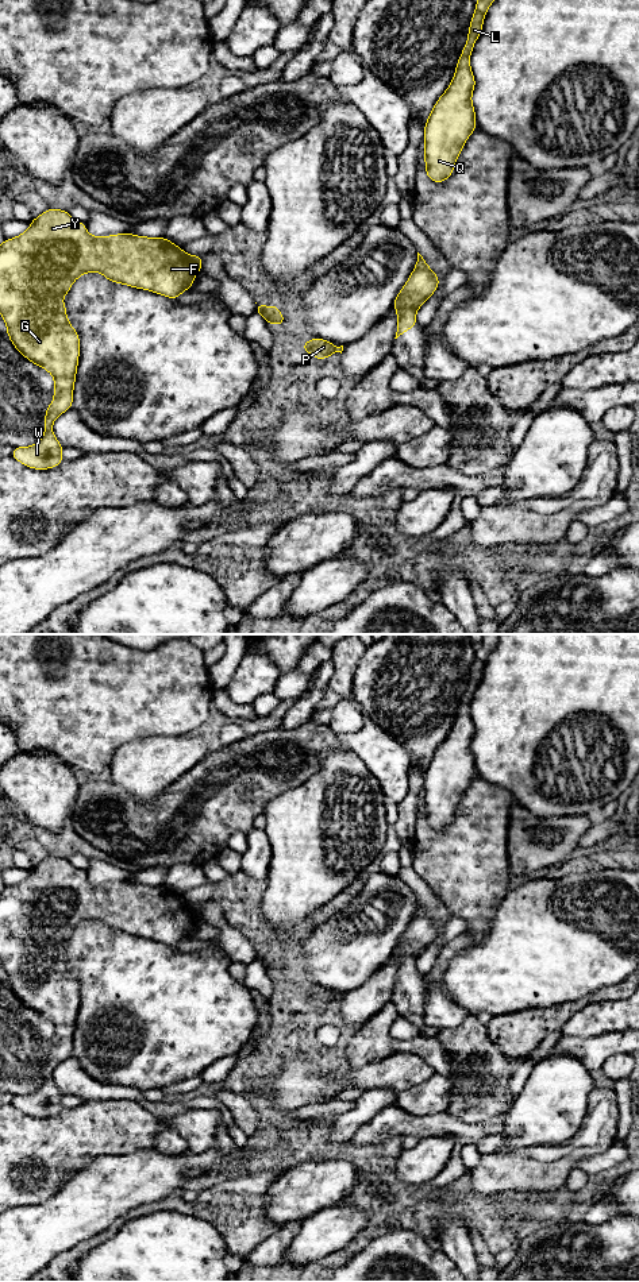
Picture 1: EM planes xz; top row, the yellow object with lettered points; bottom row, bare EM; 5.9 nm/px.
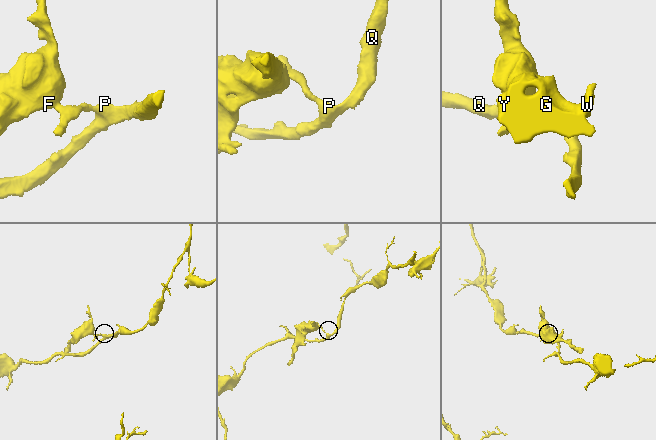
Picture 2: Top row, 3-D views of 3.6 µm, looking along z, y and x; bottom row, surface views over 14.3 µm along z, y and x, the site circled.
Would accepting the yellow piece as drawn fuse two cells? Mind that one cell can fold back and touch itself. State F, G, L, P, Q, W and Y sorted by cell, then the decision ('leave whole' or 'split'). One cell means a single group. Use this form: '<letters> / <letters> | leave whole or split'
F G W Y / L P Q | split

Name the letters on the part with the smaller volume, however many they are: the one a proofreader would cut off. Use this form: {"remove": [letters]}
{"remove": ["F", "G", "W", "Y"]}

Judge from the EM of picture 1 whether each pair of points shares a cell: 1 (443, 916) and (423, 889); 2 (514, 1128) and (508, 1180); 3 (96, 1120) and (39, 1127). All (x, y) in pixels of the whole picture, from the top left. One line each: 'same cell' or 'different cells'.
1: same cell
2: different cells
3: same cell

